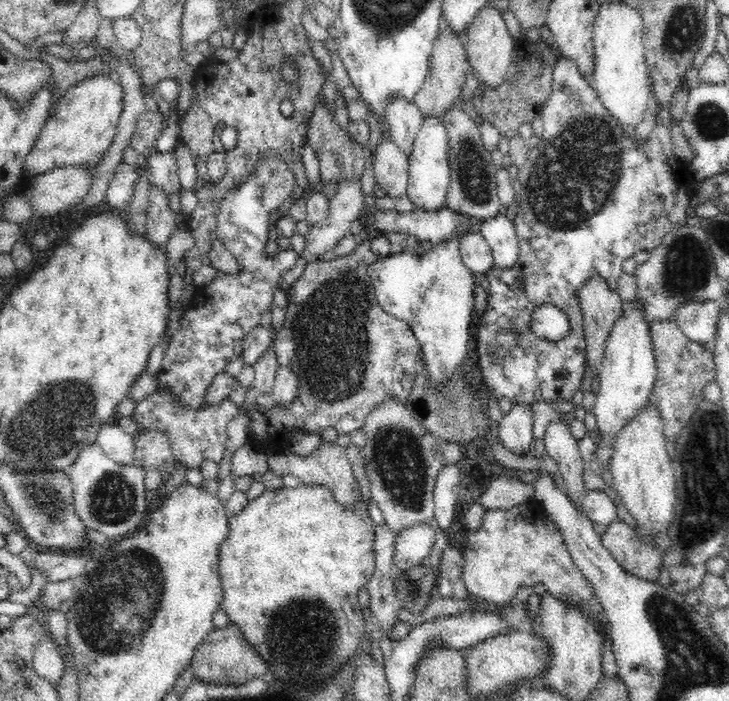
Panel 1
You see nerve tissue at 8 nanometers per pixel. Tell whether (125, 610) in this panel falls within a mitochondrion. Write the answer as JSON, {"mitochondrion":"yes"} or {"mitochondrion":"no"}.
{"mitochondrion":"yes"}

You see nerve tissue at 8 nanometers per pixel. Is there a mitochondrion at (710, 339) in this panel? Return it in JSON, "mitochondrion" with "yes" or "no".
{"mitochondrion":"no"}

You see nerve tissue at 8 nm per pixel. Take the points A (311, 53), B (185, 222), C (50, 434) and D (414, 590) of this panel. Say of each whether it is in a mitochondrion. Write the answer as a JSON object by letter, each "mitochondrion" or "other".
{"A":"other","B":"other","C":"mitochondrion","D":"mitochondrion"}

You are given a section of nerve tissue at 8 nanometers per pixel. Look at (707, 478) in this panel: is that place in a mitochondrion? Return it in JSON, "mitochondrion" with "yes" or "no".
{"mitochondrion":"yes"}

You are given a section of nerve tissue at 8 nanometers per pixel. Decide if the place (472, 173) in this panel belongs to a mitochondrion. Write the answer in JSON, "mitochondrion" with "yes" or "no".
{"mitochondrion":"yes"}

